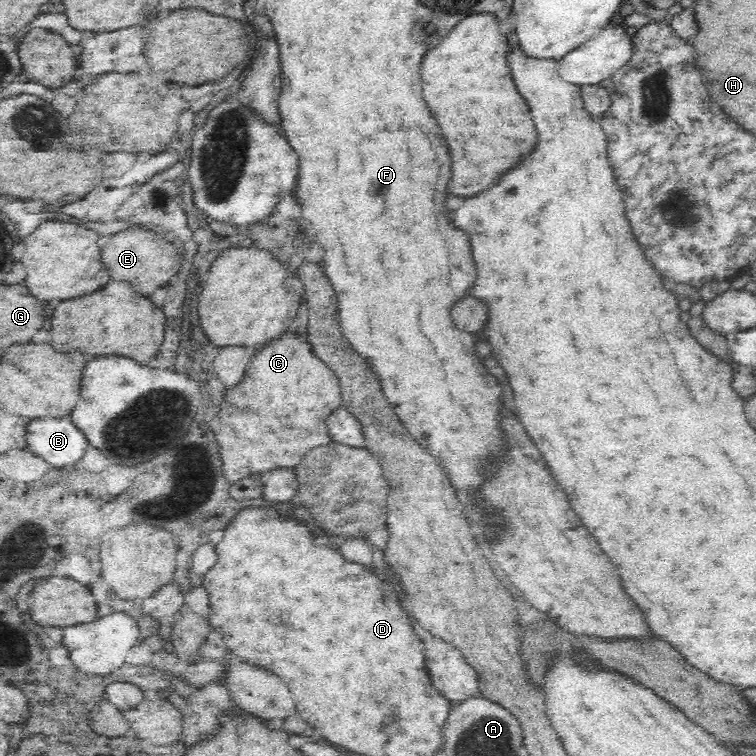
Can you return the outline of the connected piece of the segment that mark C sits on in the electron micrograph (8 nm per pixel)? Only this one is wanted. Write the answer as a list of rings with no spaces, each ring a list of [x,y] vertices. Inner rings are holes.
[[[291,331],[290,334],[280,335],[280,338],[272,339],[255,350],[256,354],[246,370],[244,380],[236,388],[225,391],[226,398],[223,397],[217,414],[222,424],[216,434],[218,444],[222,444],[220,473],[224,474],[230,484],[252,475],[263,478],[275,468],[294,469],[308,451],[331,441],[326,418],[341,406],[340,383],[336,374],[312,353],[306,338],[298,337]]]

